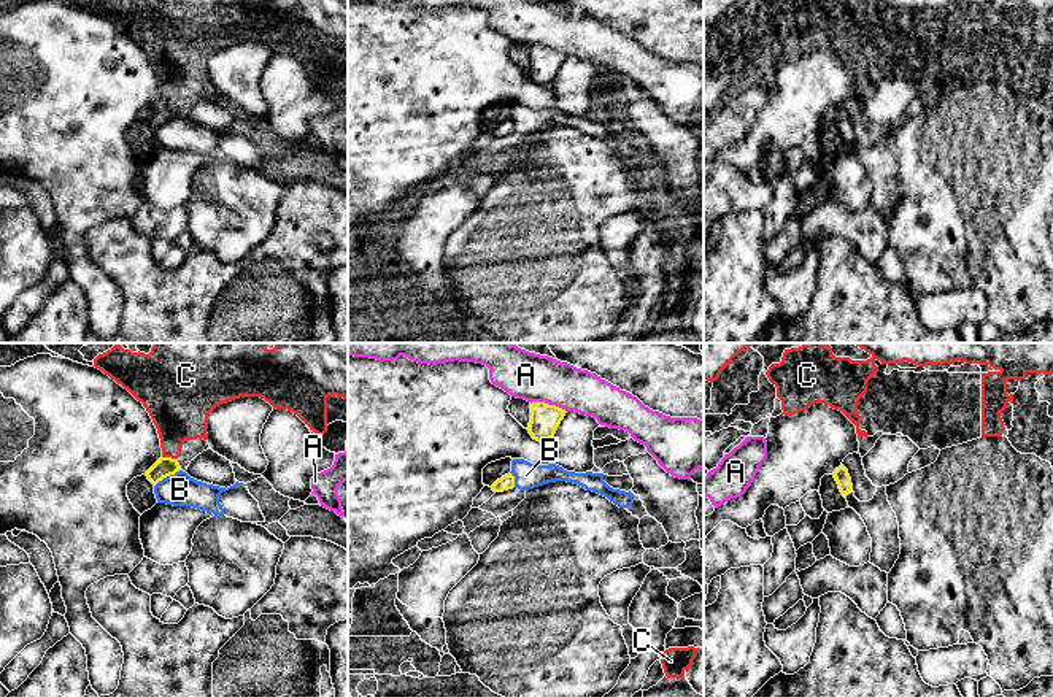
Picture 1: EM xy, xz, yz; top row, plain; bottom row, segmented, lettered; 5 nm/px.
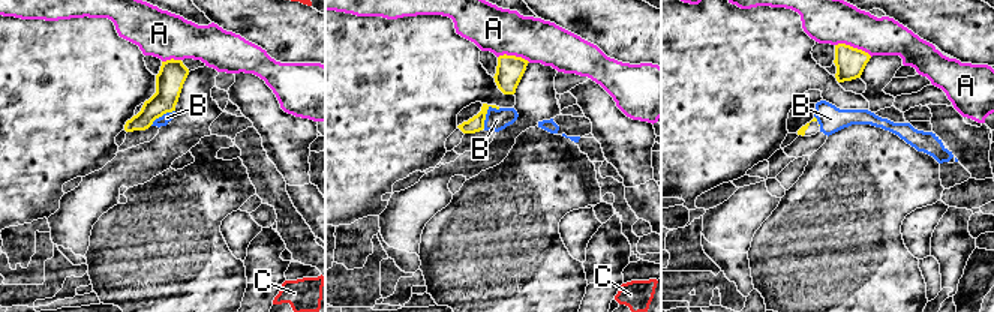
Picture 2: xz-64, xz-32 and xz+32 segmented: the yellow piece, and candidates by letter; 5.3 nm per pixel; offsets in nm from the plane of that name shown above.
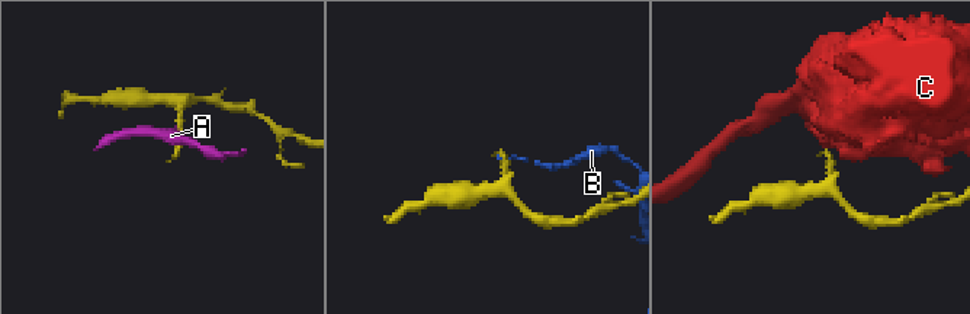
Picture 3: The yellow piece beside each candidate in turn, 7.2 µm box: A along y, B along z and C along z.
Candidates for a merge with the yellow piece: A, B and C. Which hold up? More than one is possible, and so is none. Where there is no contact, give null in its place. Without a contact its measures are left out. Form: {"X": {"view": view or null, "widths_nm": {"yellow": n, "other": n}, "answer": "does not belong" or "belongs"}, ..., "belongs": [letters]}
{"A": {"view": "xz", "widths_nm": {"yellow": 150, "other": 240}, "answer": "does not belong"}, "B": {"view": "xy", "widths_nm": {"yellow": 100, "other": 170}, "answer": "does not belong"}, "C": {"view": "xy", "widths_nm": {"yellow": 100, "other": 300}, "answer": "does not belong"}, "belongs": []}

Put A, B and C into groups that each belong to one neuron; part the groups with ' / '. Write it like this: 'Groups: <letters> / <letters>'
Groups: A / B / C

